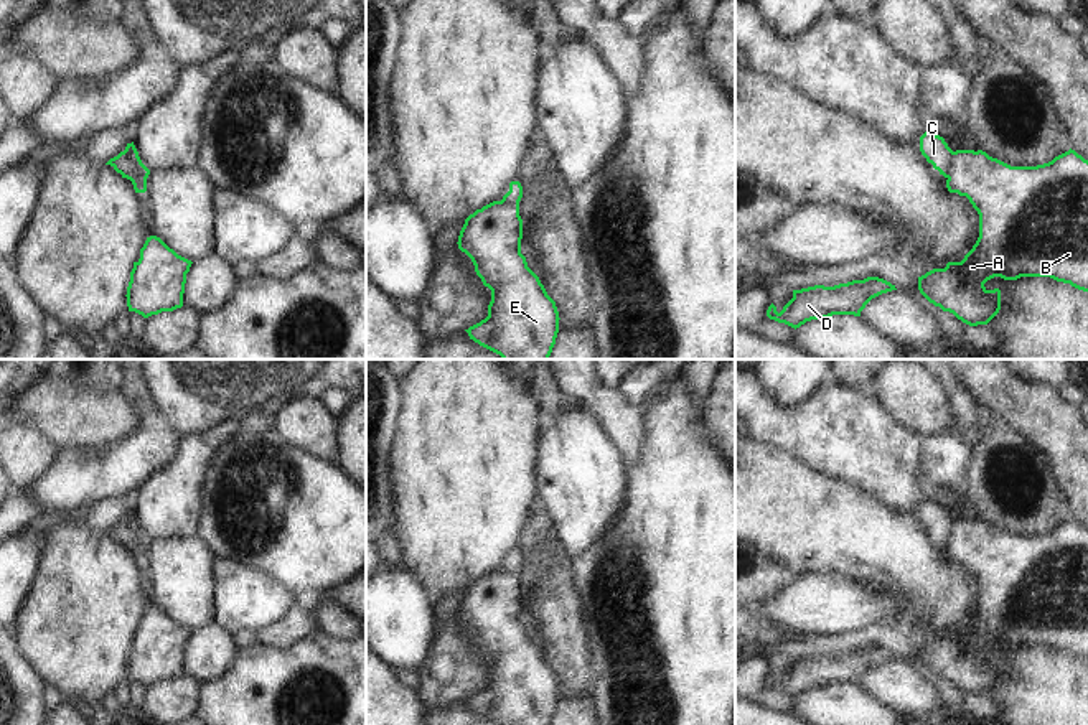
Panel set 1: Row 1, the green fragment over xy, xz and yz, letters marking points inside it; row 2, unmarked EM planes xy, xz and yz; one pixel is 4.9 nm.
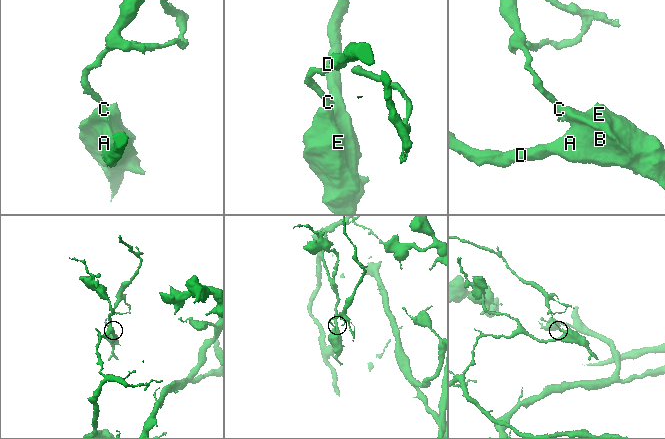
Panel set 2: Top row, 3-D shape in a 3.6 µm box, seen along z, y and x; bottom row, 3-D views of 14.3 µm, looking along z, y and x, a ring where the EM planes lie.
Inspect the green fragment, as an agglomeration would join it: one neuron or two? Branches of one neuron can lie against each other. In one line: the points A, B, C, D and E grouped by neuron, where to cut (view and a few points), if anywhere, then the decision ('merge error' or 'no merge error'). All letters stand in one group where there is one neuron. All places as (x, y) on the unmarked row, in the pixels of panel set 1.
A B D E / C | yz (953, 521), (947, 546) | merge error

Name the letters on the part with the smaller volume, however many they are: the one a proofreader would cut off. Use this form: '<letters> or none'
C

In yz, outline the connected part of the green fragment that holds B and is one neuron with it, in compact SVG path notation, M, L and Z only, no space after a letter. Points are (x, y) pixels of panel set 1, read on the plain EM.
M1070 517L1068 521L1055 526L1052 531L1037 536L1011 536L997 527L989 526L982 519L956 519L953 521L946 557L950 562L966 565L978 580L979 606L961 631L948 631L945 638L933 638L918 646L918 659L930 672L940 676L943 681L953 682L958 689L969 695L978 695L987 694L1001 679L1001 659L987 659L984 656L984 652L994 646L1001 646L1004 649L1017 649L1020 646L1050 646L1057 651L1070 652L1078 659L1088 661L1088 529L1085 529L1075 519Z

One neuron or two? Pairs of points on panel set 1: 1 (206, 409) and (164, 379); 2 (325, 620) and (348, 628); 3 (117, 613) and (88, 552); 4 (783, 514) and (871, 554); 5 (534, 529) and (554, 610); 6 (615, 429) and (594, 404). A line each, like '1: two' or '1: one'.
1: one
2: one
3: one
4: one
5: two
6: one

